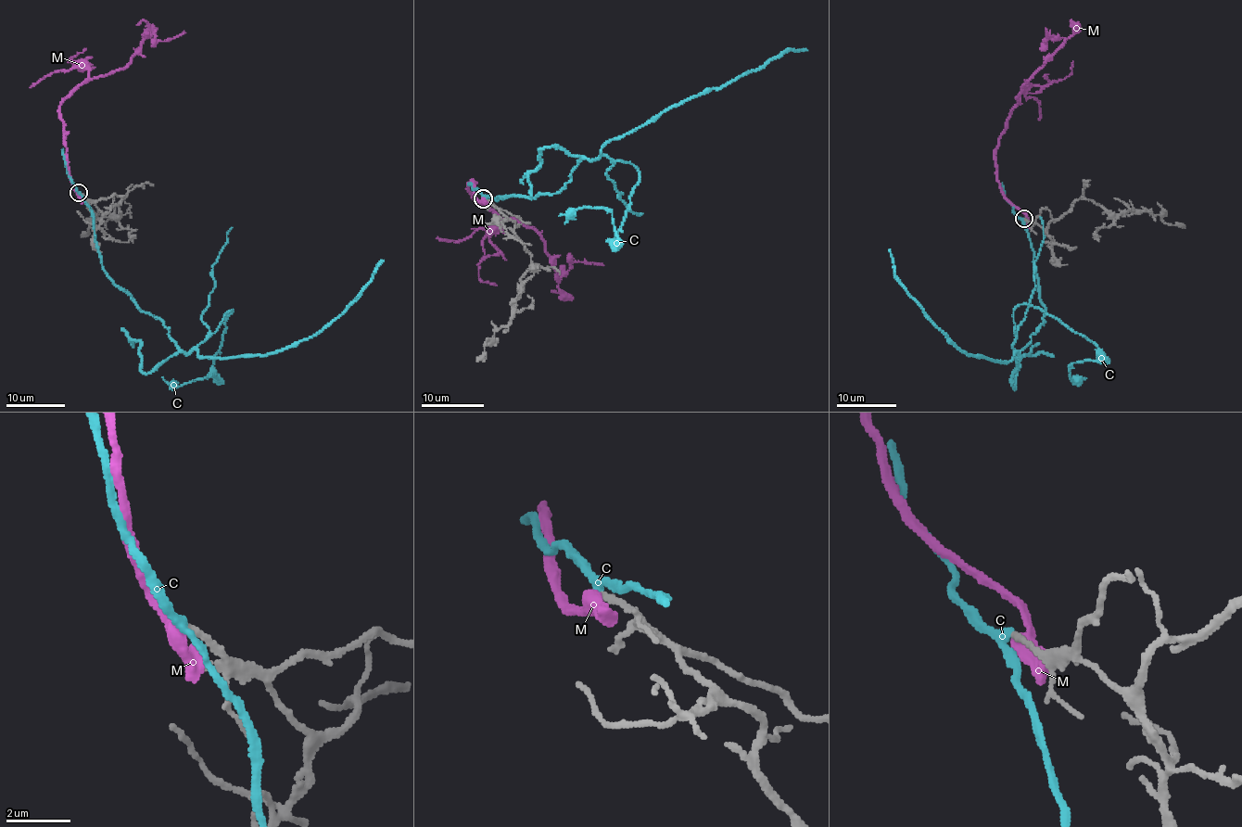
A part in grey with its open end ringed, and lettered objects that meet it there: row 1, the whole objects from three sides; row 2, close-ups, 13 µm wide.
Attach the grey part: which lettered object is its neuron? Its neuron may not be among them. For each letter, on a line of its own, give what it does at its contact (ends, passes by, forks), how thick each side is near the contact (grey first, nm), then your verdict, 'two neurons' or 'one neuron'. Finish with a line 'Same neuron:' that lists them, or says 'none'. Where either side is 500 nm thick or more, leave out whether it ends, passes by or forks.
C: it passes by; 200 nm thick on the grey side, 240 nm on the other; two neurons
M: it passes by; 200 nm thick on the grey side, 400 nm on the other; two neurons
Same neuron: none

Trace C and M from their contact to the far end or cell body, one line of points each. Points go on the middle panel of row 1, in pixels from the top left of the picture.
C: (485, 197), (558, 193), (578, 161), (597, 158), (612, 139), (756, 70), (789, 50), (807, 50)
M: (485, 199), (477, 199), (471, 180), (469, 190), (477, 200), (532, 228), (558, 280), (572, 260), (603, 265)

